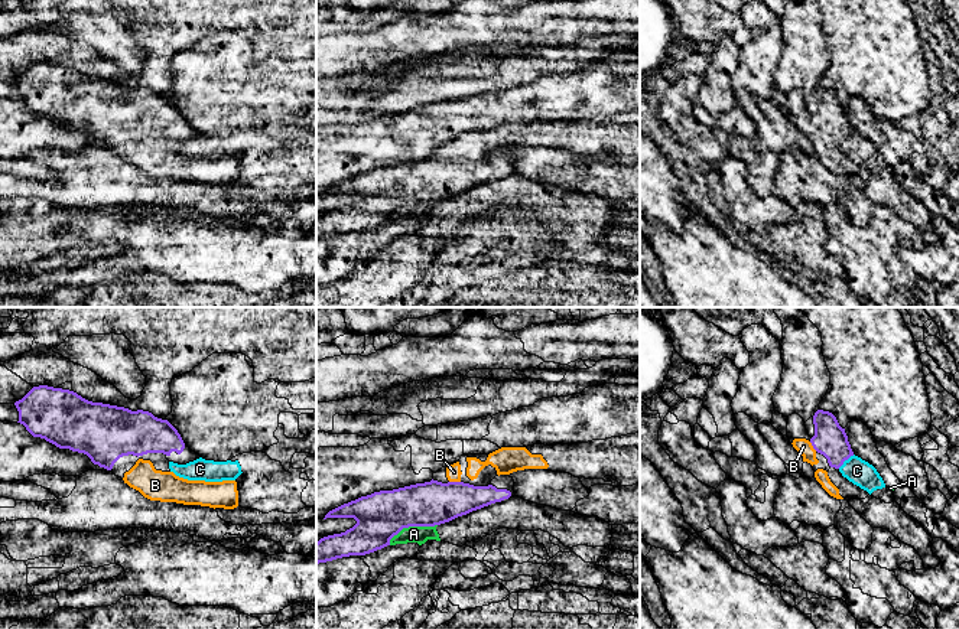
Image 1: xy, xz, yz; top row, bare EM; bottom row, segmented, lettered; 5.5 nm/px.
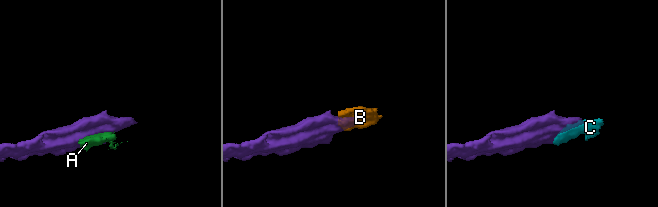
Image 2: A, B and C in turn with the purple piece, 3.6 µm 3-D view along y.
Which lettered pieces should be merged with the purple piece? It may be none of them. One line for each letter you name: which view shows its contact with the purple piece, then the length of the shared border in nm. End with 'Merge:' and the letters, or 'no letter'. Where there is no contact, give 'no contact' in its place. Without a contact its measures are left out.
B: meets purple in xz; contact 60 nm long
Merge: B

